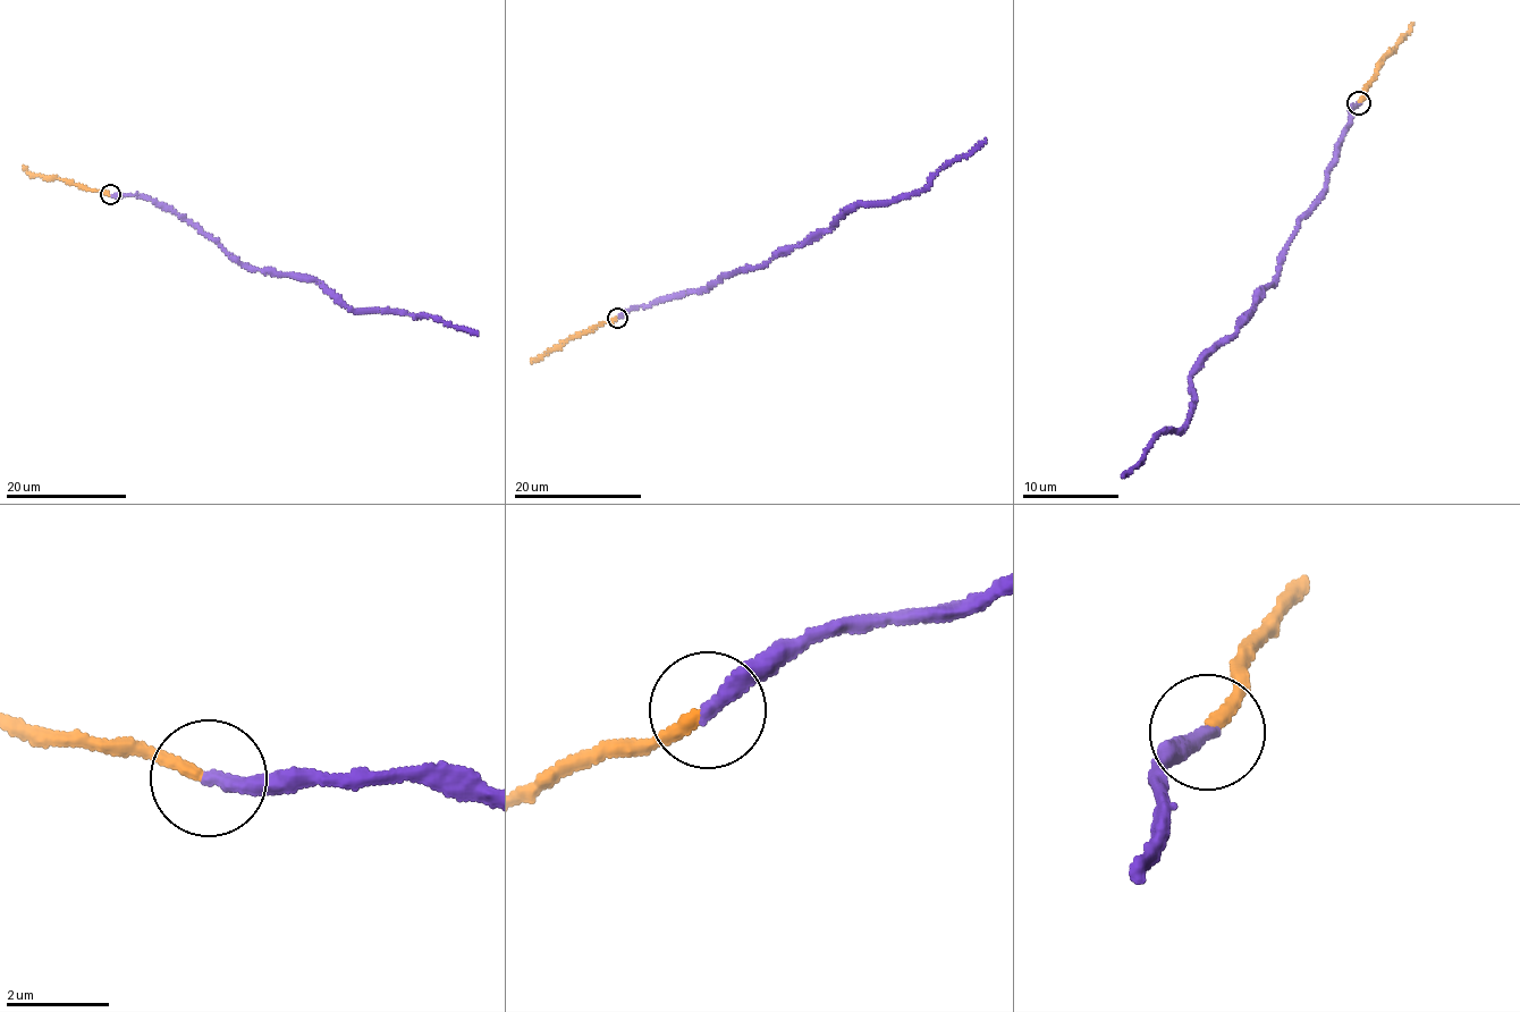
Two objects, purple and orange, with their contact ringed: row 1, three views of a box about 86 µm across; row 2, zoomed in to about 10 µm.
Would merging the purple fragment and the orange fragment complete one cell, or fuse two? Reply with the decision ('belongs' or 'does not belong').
belongs

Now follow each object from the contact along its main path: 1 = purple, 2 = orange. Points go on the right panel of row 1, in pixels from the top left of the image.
1: (1359, 102), (1274, 281), (1190, 378), (1196, 403), (1188, 421), (1159, 433), (1122, 478)
2: (1359, 102), (1379, 60), (1406, 36), (1413, 23)

